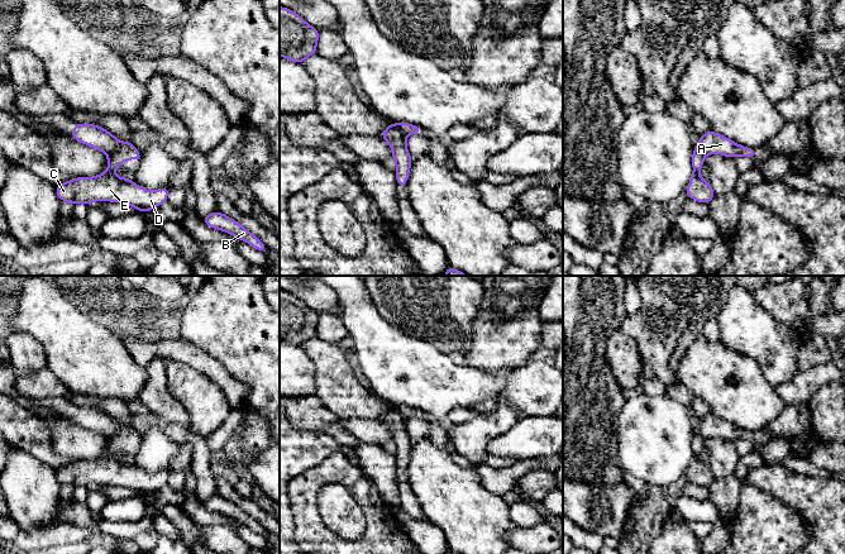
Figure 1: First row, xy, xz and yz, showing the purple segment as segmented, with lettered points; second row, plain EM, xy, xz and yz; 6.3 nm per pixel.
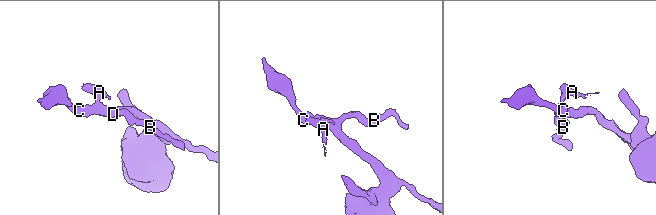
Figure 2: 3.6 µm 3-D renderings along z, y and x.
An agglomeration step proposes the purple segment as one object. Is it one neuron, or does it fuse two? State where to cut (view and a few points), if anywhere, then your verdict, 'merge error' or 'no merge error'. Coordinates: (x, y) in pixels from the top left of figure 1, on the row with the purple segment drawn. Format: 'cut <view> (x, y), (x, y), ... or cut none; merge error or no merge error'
cut xy (120, 142), (108, 157); merge error

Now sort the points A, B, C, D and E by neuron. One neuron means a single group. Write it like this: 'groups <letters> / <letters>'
groups A / B C D E

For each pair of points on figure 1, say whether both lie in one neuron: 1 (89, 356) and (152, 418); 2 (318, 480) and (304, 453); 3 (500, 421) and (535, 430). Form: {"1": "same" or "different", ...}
{"1": "different", "2": "different", "3": "different"}

